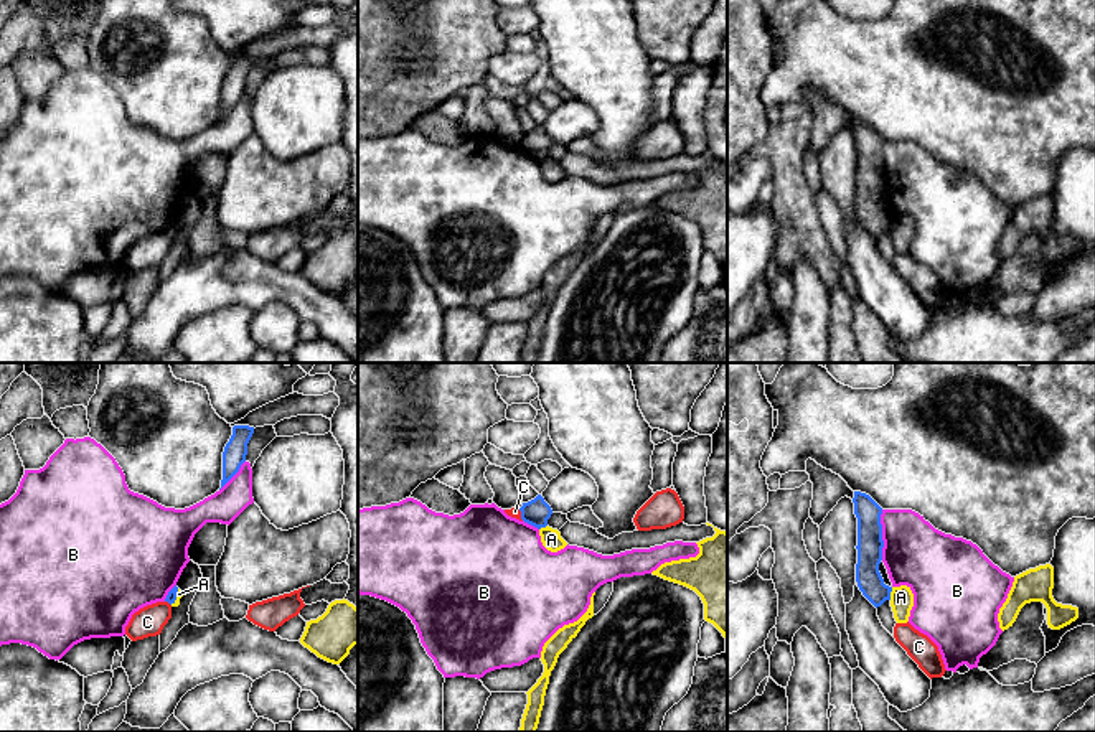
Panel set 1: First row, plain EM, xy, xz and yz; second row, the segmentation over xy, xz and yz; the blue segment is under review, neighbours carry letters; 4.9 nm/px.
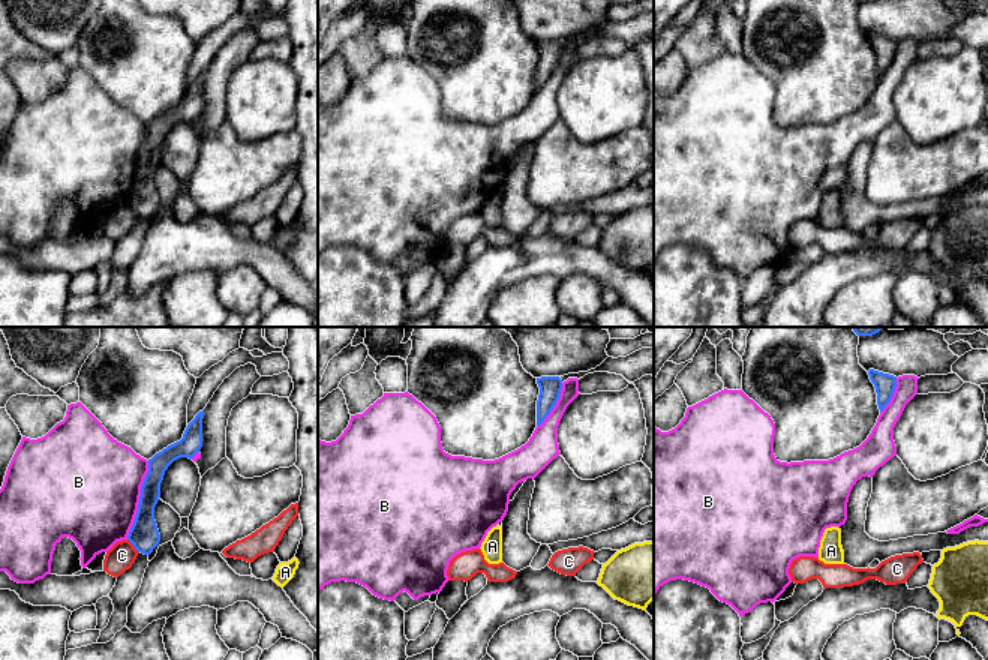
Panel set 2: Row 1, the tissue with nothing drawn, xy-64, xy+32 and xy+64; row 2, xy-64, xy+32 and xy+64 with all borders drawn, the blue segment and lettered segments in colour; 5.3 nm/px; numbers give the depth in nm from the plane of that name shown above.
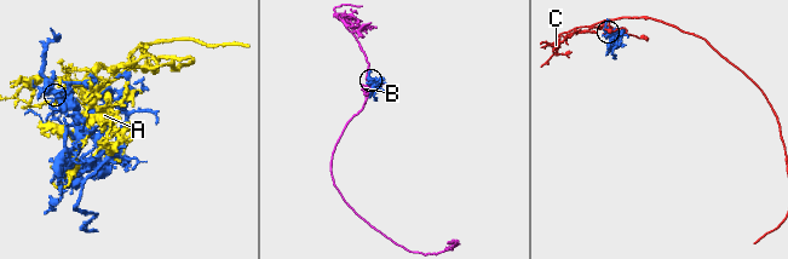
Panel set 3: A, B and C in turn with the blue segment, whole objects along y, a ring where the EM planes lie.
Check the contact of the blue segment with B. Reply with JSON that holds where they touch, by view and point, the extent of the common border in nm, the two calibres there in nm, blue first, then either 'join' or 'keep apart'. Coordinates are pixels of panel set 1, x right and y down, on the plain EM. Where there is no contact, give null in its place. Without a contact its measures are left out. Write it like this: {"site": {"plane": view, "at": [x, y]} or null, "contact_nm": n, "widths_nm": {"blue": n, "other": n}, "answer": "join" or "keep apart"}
{"site": {"plane": "yz", "at": [881, 165]}, "contact_nm": 240, "widths_nm": {"blue": 130, "other": 320}, "answer": "keep apart"}

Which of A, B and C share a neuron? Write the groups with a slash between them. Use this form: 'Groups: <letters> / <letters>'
Groups: A / B / C

